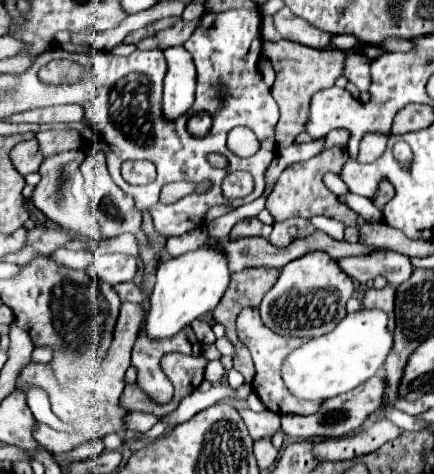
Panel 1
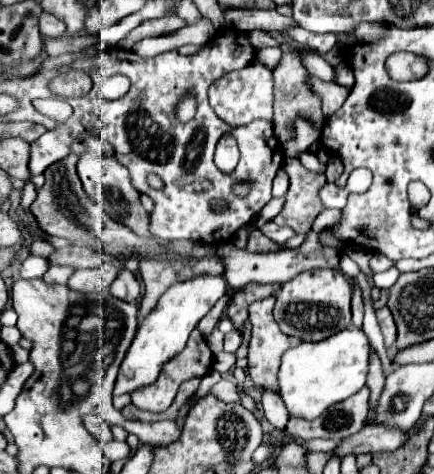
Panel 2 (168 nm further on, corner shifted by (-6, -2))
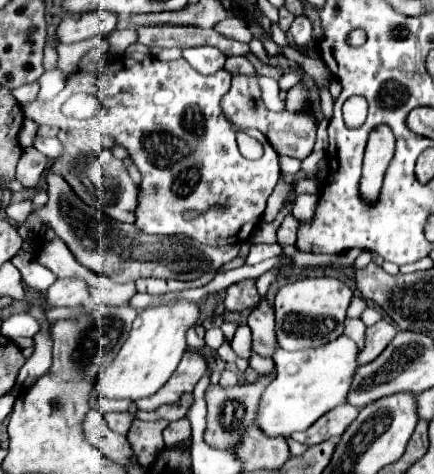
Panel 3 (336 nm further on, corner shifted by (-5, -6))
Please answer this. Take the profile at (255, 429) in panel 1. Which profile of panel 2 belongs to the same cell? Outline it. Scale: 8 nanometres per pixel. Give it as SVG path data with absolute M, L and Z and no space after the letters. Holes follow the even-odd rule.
M221 379L213 389L211 389L213 395L217 395L221 401L225 403L239 403L239 395L237 395L237 387L233 381L229 379Z

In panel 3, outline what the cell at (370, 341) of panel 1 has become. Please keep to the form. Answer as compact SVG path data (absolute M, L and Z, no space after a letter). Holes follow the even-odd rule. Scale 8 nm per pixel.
M342 335L320 347L292 353L280 349L274 353L274 363L276 379L262 393L256 423L270 437L288 437L294 431L306 431L324 413L348 401L352 379L358 369L358 347L350 337Z

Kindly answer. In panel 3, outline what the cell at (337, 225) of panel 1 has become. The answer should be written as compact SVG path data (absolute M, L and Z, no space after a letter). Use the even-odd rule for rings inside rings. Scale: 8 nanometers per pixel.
M274 243L274 245L252 245L250 253L246 257L246 263L256 265L256 263L270 259L270 257L276 257L276 255L282 255L282 247L278 243Z

